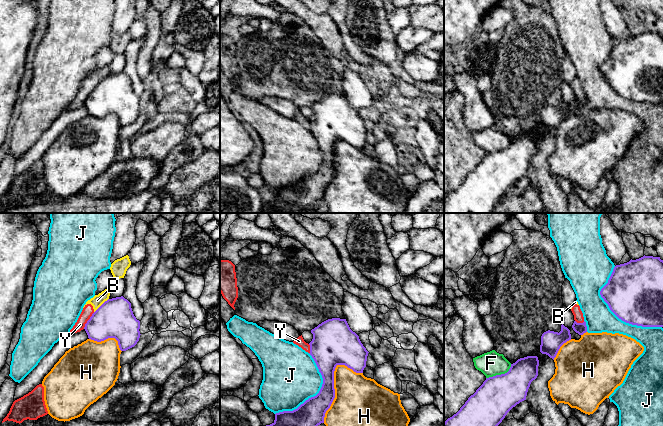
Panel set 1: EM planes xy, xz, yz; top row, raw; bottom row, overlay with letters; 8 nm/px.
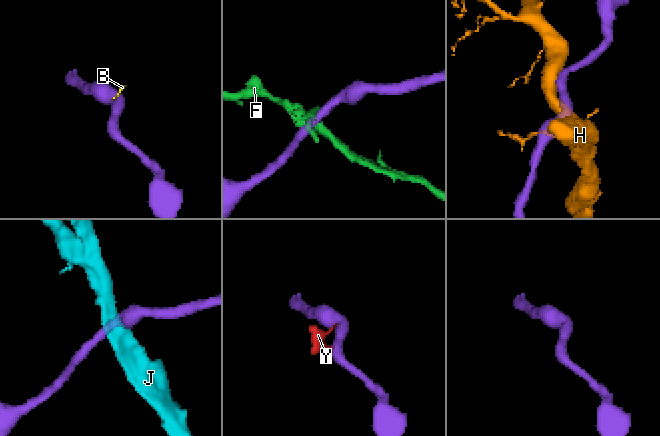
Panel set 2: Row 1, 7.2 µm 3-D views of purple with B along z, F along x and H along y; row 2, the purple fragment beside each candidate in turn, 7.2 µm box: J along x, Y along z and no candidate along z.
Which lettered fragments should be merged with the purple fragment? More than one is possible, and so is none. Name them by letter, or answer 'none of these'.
none of these

